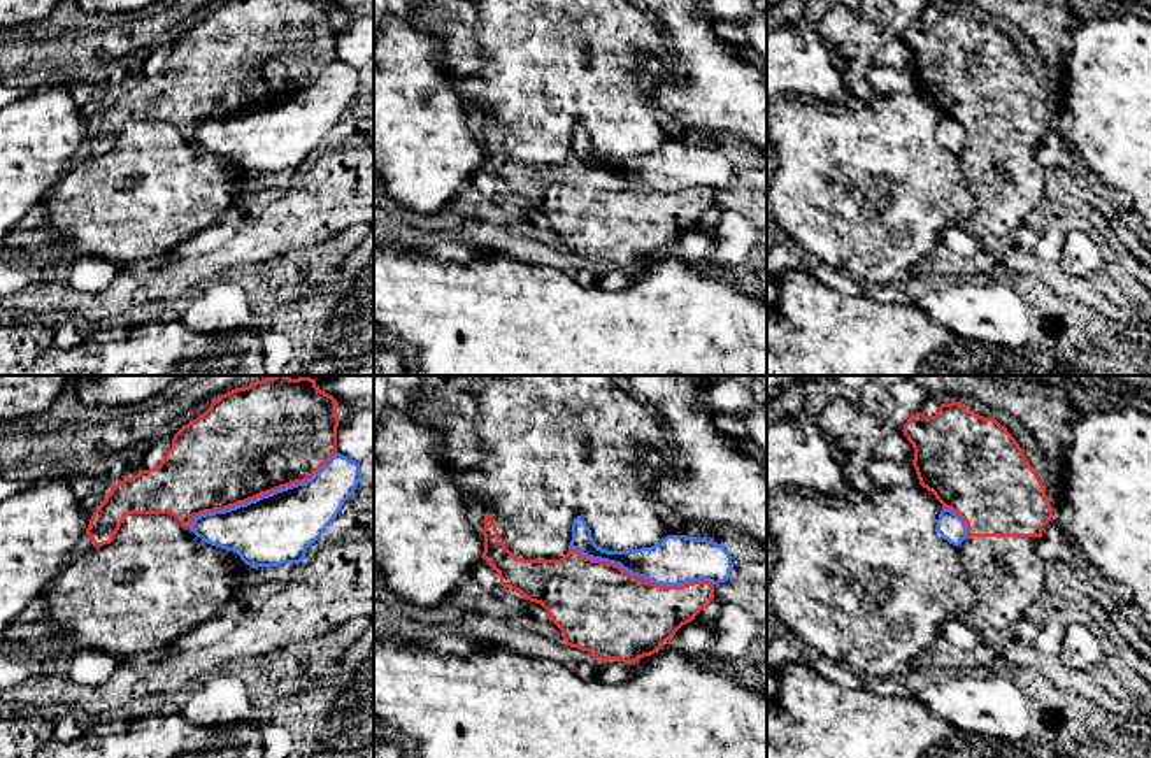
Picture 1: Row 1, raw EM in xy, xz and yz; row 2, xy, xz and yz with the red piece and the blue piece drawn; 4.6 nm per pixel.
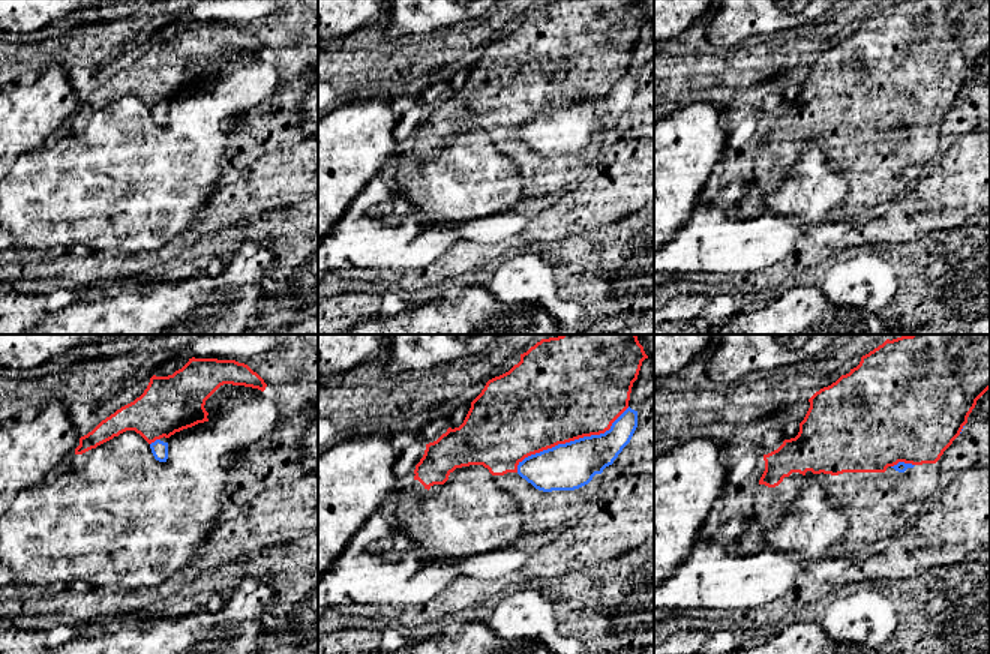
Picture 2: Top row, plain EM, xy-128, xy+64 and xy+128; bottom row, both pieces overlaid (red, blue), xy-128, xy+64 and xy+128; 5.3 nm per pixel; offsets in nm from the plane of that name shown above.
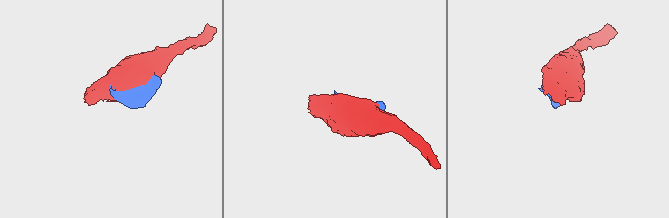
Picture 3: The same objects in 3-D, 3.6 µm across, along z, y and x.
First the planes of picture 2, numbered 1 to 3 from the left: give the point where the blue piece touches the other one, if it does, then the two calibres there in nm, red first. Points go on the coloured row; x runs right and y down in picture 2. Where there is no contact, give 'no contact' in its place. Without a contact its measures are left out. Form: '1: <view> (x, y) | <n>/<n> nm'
1: xy-128 (155, 440) | 300/90 nm
2: xy+64 (570, 440) | 500/260 nm
3: xy+128 (902, 461) | 500/60 nm

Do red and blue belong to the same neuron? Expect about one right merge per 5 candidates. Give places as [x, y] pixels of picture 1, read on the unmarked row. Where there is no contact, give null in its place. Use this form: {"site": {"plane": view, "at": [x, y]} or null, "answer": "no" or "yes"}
{"site": {"plane": "xy", "at": [262, 100]}, "answer": "no"}

